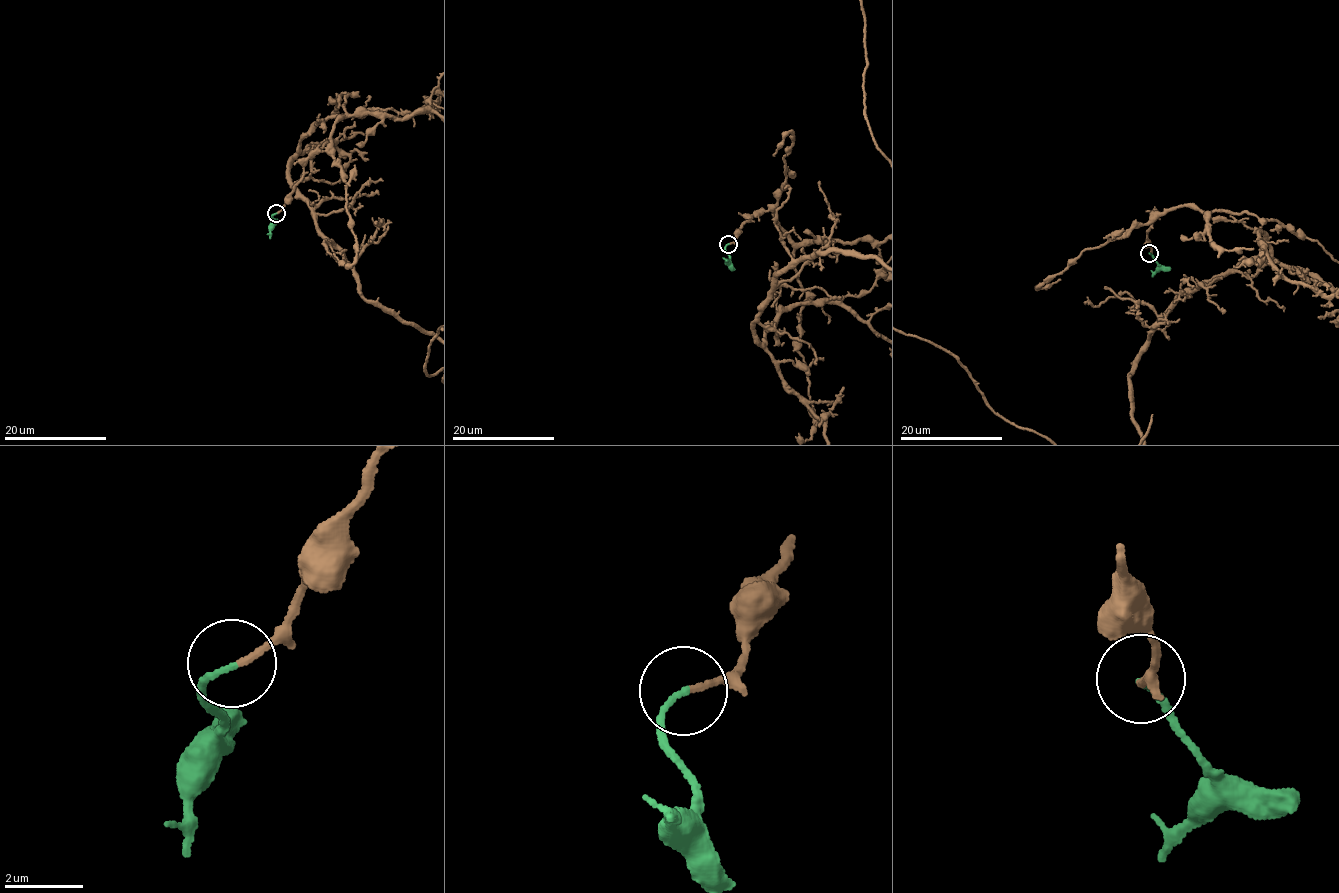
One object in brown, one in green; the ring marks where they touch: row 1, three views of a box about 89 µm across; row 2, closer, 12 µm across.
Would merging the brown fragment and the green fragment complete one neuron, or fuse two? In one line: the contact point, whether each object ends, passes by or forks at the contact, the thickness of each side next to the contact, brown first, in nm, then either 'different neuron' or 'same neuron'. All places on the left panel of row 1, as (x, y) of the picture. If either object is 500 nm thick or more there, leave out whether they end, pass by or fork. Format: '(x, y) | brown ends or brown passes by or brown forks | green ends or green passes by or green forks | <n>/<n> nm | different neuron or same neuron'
(276, 213) | brown ends | green ends | 150/130 nm | same neuron

